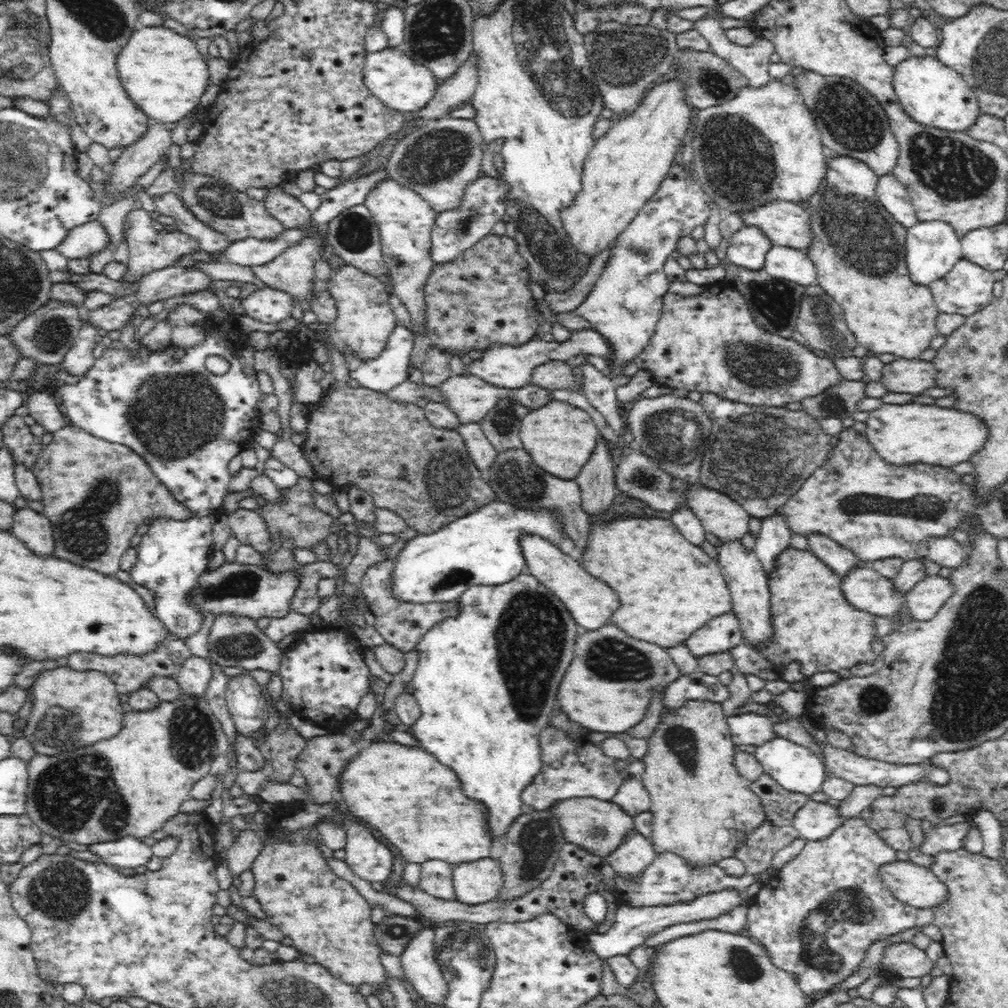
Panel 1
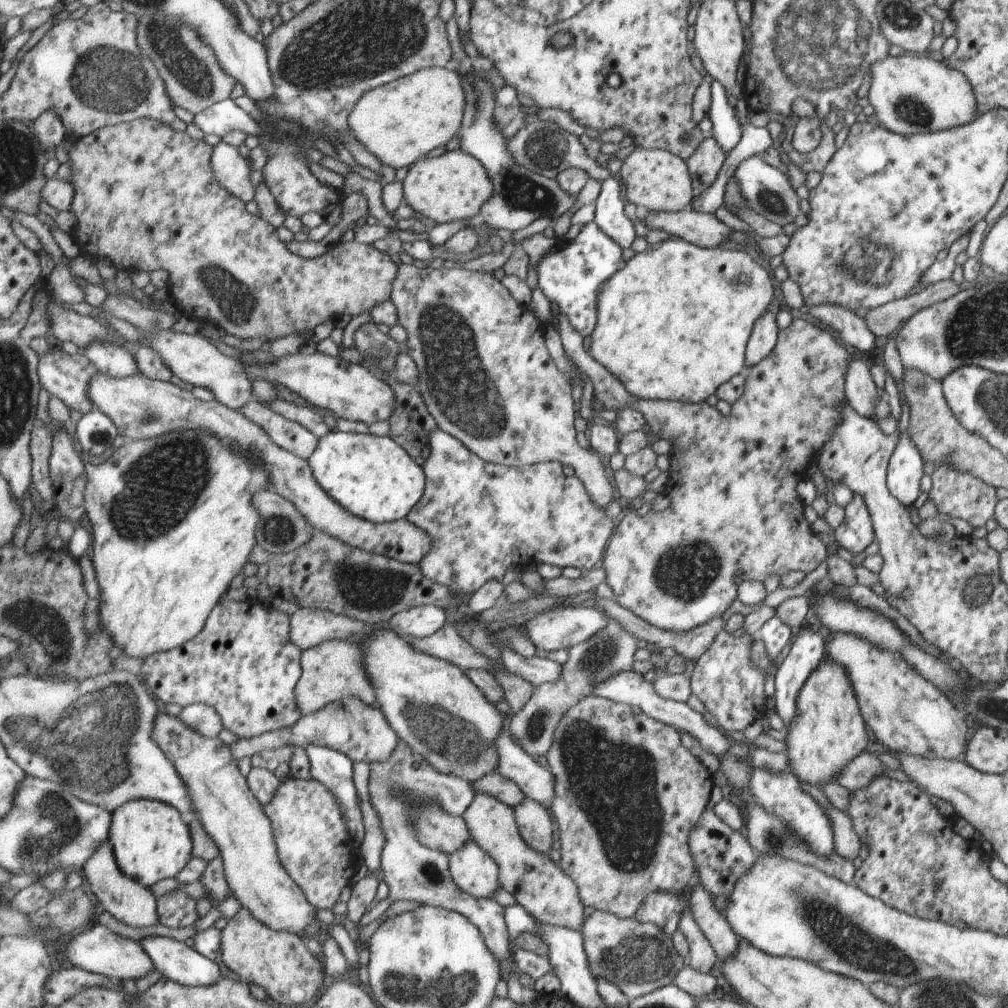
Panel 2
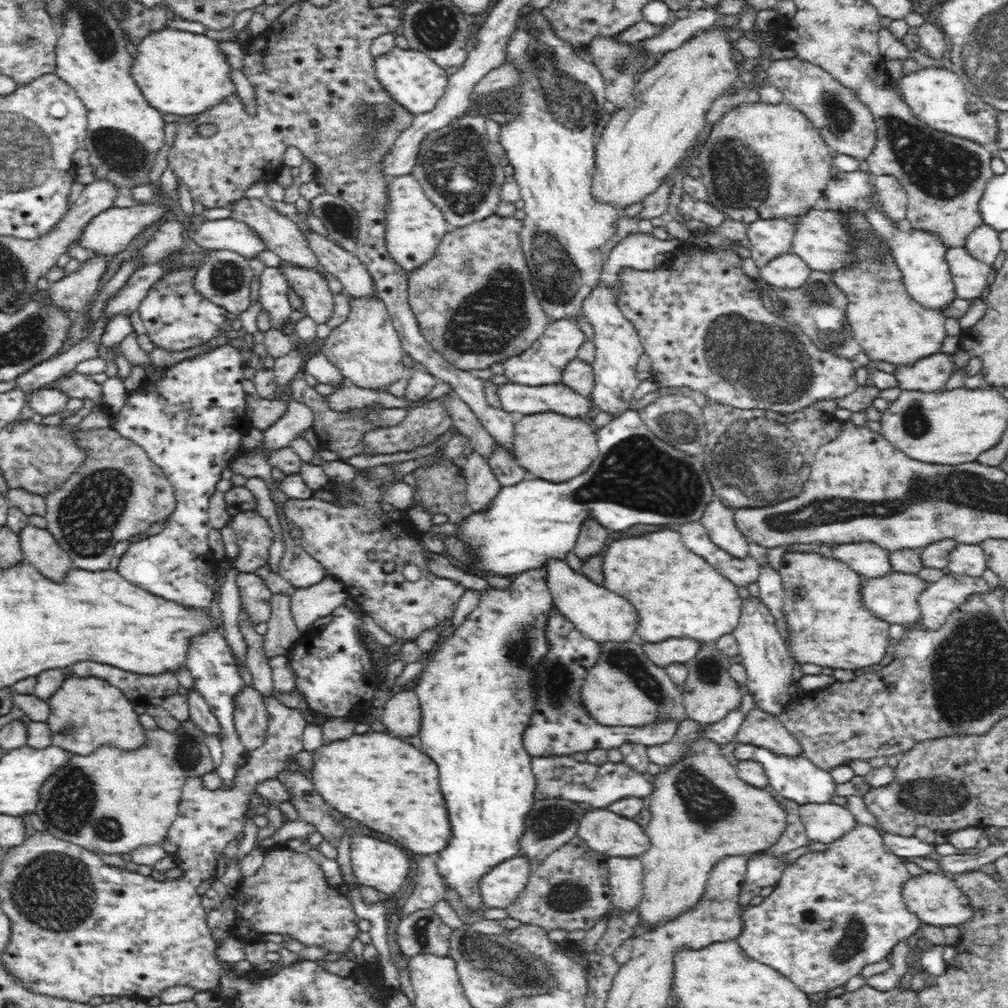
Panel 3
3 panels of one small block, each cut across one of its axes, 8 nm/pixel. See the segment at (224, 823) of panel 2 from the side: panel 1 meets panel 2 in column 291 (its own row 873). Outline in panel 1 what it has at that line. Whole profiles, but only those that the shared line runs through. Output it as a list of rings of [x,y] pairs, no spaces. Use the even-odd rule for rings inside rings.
[[[909,861],[886,862],[876,868],[876,876],[898,900],[918,908],[931,908],[945,898],[945,884],[928,867]]]

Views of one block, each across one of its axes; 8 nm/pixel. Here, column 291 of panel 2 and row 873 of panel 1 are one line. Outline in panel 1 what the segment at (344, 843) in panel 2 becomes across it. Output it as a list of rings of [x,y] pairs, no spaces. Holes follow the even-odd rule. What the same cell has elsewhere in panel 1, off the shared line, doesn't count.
[[[861,817],[845,820],[843,825],[837,828],[828,838],[819,841],[806,841],[805,846],[795,858],[788,861],[774,876],[769,877],[767,881],[762,883],[762,888],[753,897],[752,903],[747,908],[748,931],[746,934],[767,950],[776,966],[792,973],[794,977],[797,976],[799,987],[807,996],[817,995],[820,997],[825,992],[830,991],[838,982],[845,981],[854,972],[856,966],[864,960],[866,950],[872,943],[886,939],[897,932],[917,927],[917,909],[898,900],[885,888],[884,884],[881,884],[880,877],[876,876],[878,866],[882,866],[886,862],[894,862],[894,860],[896,860],[896,851],[868,825],[864,824]]]

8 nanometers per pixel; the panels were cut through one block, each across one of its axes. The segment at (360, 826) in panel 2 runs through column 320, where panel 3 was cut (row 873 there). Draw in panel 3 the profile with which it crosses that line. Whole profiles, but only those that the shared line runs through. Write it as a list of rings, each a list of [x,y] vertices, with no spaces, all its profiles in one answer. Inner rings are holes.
[[[760,854],[756,858],[749,858],[746,874],[737,894],[737,904],[745,908],[755,896],[760,896],[758,891],[764,886],[774,886],[780,880],[786,865],[789,863],[781,862],[781,856]]]

